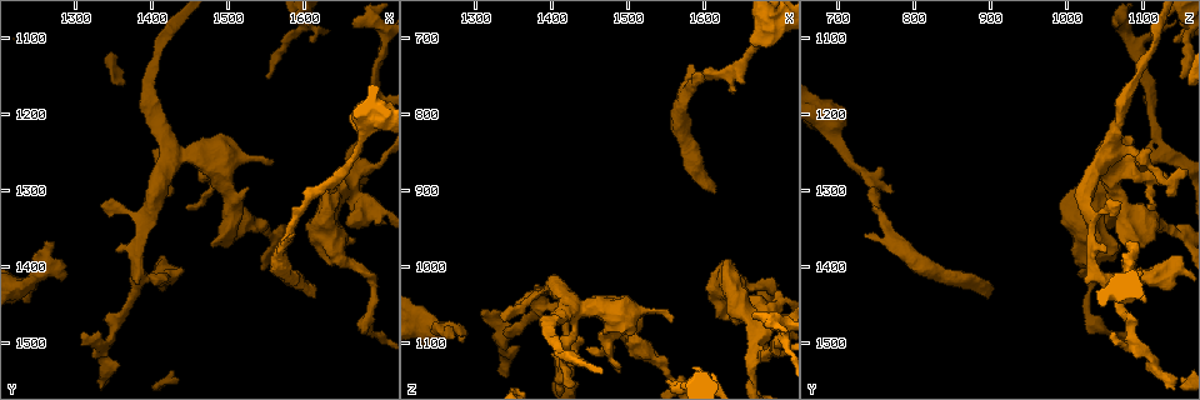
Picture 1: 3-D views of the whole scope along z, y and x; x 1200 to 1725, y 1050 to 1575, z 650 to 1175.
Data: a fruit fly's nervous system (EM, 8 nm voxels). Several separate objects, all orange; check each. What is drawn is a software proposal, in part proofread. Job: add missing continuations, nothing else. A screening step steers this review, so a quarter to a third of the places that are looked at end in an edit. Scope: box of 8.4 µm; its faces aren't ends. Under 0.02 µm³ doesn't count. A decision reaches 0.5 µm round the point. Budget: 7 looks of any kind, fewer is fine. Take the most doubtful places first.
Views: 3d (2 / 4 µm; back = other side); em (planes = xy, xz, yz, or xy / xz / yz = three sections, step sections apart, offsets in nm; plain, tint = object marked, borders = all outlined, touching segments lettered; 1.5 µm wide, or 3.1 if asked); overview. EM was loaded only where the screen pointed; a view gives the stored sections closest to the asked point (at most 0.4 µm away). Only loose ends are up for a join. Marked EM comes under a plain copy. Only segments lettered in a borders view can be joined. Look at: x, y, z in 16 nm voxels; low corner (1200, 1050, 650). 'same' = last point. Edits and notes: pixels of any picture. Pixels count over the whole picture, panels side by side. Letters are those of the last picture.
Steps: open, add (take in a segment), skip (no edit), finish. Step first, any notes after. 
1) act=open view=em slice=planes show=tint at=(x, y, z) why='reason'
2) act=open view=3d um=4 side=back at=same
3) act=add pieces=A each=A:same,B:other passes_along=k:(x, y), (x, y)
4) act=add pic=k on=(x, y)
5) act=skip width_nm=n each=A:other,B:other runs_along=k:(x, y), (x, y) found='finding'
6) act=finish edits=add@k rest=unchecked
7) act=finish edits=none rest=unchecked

act=open view=em slice=planes show=borders at=(1610, 1430, 905) why='free end'

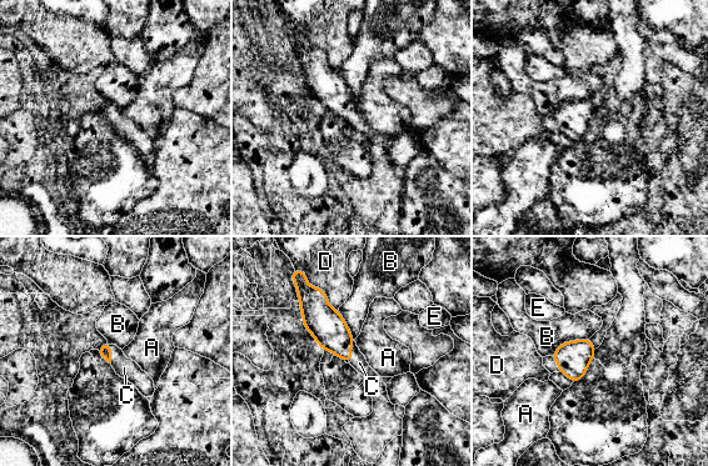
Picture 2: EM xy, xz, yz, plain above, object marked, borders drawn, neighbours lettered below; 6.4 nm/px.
act=add pieces=C each=A:other,B:other,C:same,D:other,E:other found='it goes on there'

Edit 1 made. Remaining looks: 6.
act=open view=em slice=xz step=4 show=borders at=(1610, 1105, 1135) why='free end'

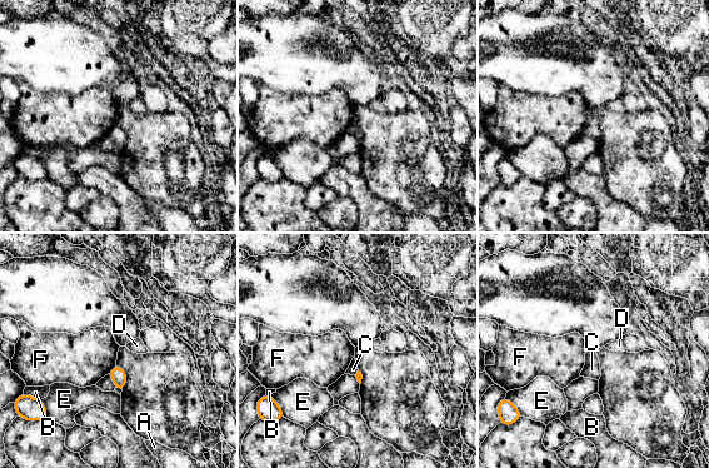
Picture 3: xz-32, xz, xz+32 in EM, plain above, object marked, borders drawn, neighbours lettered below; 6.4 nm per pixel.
act=skip each=A:other,B:other,C:other,D:other,E:other,F:other border=3:(115, 363), (108, 373) found='none of them fits'

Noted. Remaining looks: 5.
act=finish edits=add@2 rest=unchecked

